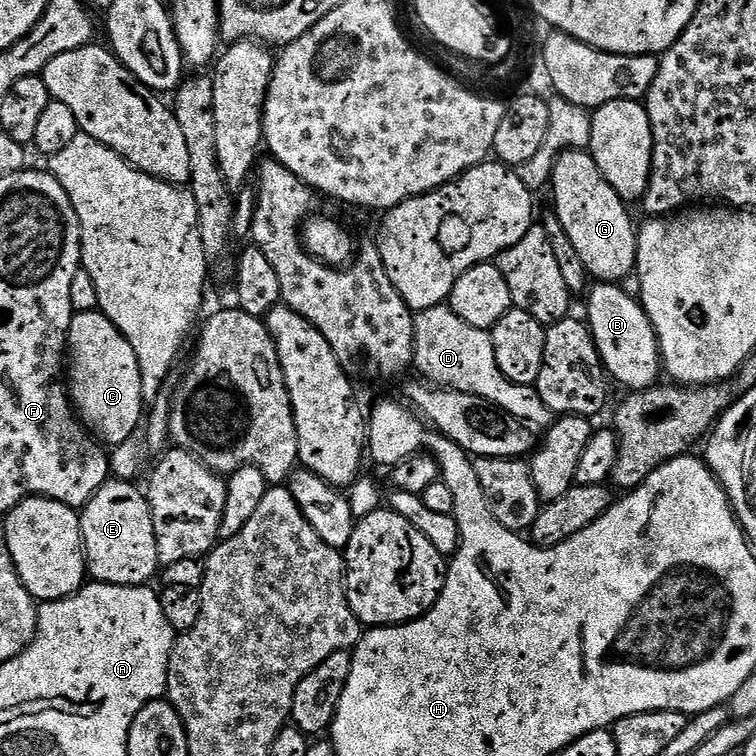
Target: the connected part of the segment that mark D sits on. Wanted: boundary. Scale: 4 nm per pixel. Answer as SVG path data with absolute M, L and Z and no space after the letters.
M447 306L427 308L416 316L414 364L417 369L420 367L420 372L424 375L421 377L433 385L450 388L453 392L474 394L532 426L548 426L553 423L554 414L546 406L546 402L542 402L535 387L515 384L504 377L494 358L491 335L483 328L462 322L462 318L458 318L458 314L454 314Z

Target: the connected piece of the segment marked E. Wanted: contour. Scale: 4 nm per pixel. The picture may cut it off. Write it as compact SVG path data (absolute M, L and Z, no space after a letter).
M109 479L94 493L91 500L84 505L79 513L80 535L84 538L84 554L86 557L86 572L93 581L102 584L121 584L122 586L144 586L161 567L158 558L158 542L154 538L154 522L152 511L148 505L147 495L136 489L135 483Z

